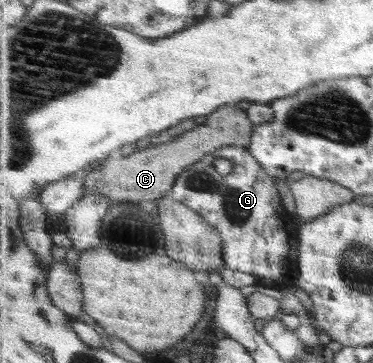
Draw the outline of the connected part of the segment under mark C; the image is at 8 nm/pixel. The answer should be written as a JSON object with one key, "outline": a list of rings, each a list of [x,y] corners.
{"outline":[[[227,104],[209,115],[204,125],[185,132],[173,140],[159,145],[150,145],[128,156],[114,156],[103,162],[101,168],[87,172],[83,177],[86,193],[101,193],[111,203],[127,200],[153,203],[170,195],[176,181],[188,167],[200,162],[209,154],[227,146],[247,146],[252,144],[256,124],[237,104]]]}

